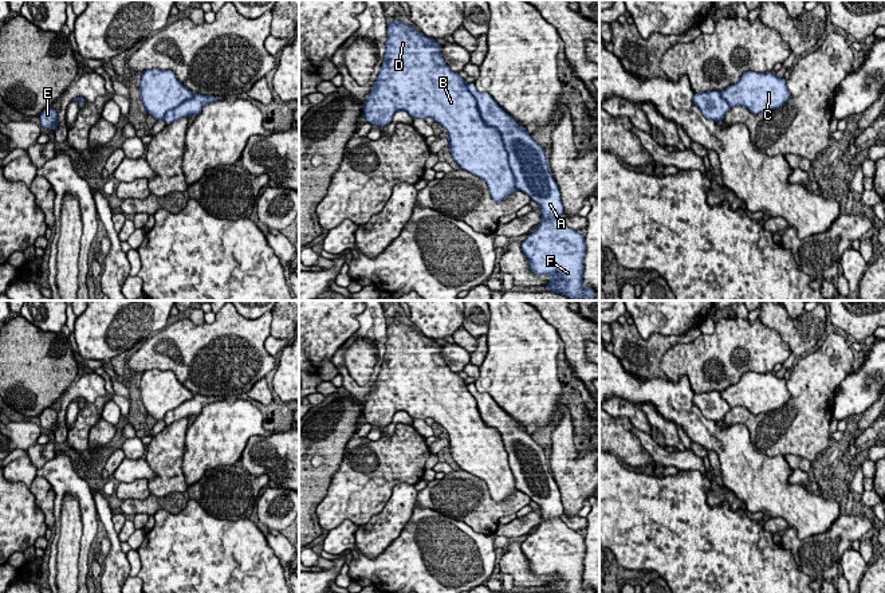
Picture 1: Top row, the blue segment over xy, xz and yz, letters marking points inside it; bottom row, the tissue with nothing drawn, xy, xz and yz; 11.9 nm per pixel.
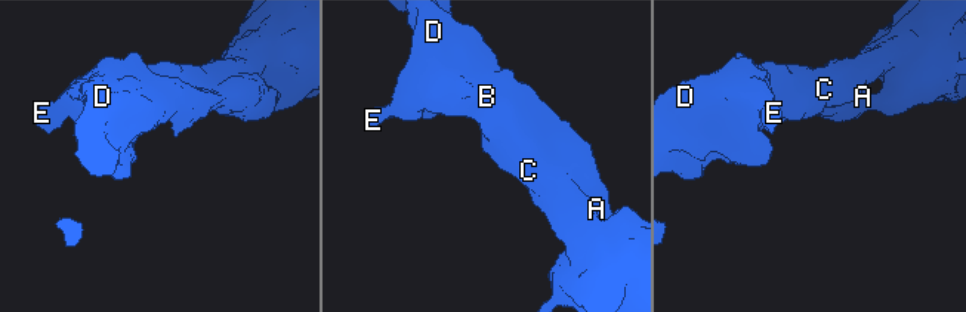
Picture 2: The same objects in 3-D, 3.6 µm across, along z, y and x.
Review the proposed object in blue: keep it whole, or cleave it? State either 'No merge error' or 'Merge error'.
Merge error

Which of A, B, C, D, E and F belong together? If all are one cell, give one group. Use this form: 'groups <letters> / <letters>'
groups A F / B C D E

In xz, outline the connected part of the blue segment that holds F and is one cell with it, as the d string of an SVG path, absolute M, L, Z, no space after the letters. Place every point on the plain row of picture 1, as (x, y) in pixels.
M475 384L465 386L476 400L481 420L502 436L516 490L539 506L543 521L536 526L536 531L522 542L530 572L551 577L546 588L554 593L595 593L583 586L585 537L569 529L560 519L560 491L552 478L544 448L488 393L480 393Z

